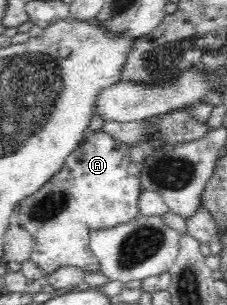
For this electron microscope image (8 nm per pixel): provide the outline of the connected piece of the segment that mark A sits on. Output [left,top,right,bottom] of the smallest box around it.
[18,130,143,274]

